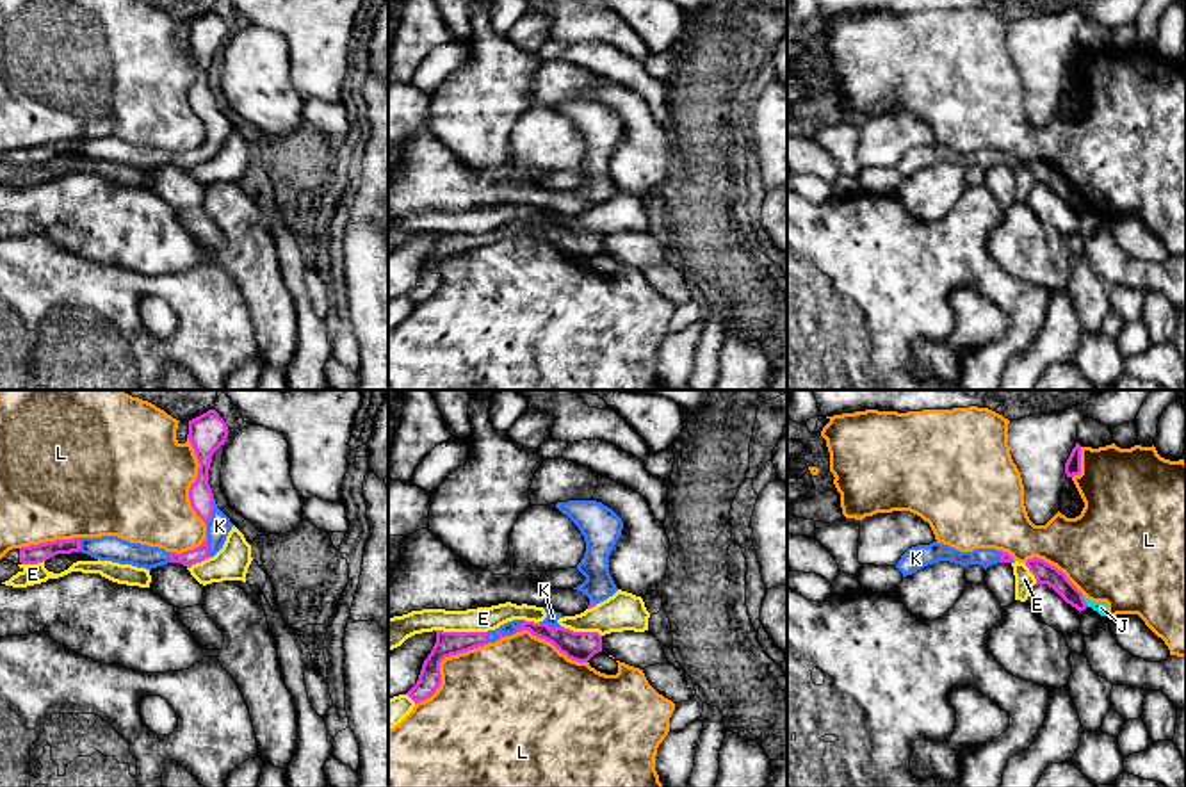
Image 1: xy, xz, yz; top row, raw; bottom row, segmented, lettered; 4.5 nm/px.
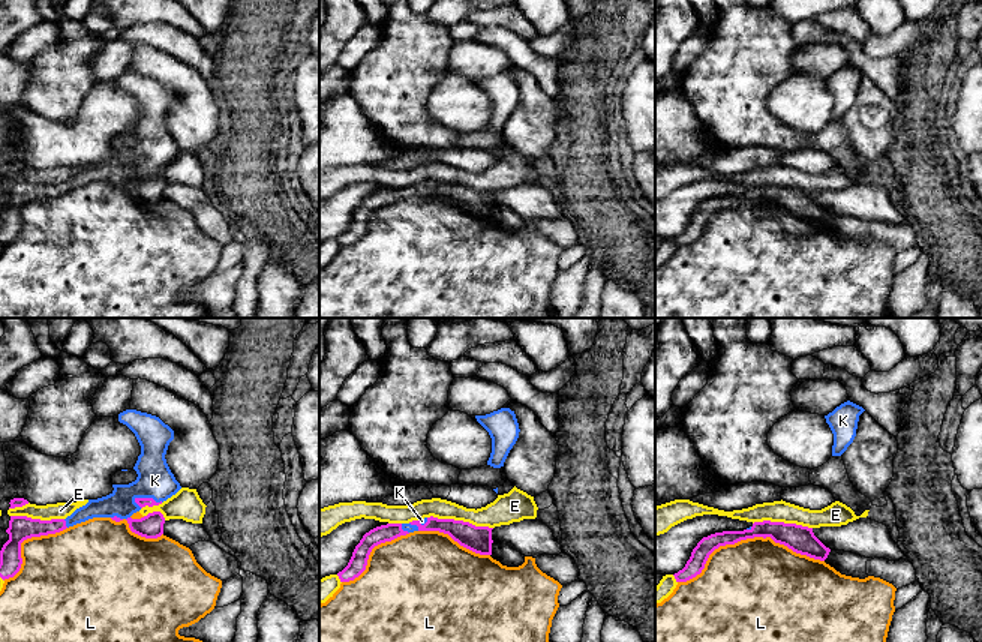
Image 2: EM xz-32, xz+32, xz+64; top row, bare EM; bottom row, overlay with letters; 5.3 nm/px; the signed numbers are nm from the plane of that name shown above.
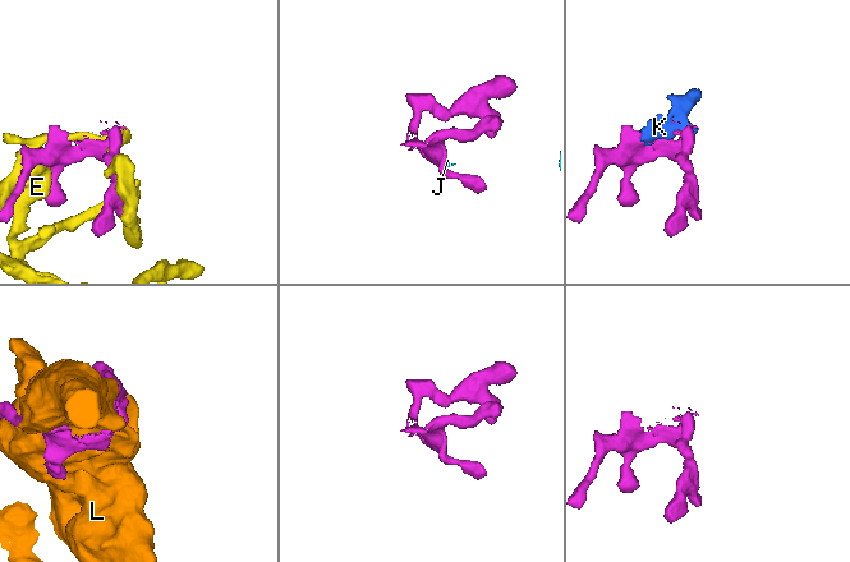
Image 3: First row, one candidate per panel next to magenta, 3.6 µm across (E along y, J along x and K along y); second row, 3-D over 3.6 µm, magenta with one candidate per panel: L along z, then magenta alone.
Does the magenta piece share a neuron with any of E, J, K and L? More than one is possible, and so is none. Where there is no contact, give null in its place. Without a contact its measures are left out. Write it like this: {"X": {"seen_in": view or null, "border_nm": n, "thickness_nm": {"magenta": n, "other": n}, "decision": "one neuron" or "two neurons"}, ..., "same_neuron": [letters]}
{"E": {"seen_in": "xz", "border_nm": 240, "thickness_nm": {"magenta": 110, "other": 110}, "decision": "two neurons"}, "J": {"seen_in": "yz", "border_nm": 70, "thickness_nm": {"magenta": 100, "other": 60}, "decision": "two neurons"}, "K": {"seen_in": "xy", "border_nm": 130, "thickness_nm": {"magenta": 110, "other": 100}, "decision": "one neuron"}, "L": {"seen_in": "xz", "border_nm": 440, "thickness_nm": {"magenta": 110, "other": 420}, "decision": "two neurons"}, "same_neuron": ["K"]}

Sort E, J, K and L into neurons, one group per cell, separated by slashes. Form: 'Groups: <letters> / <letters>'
Groups: E / J L / K

